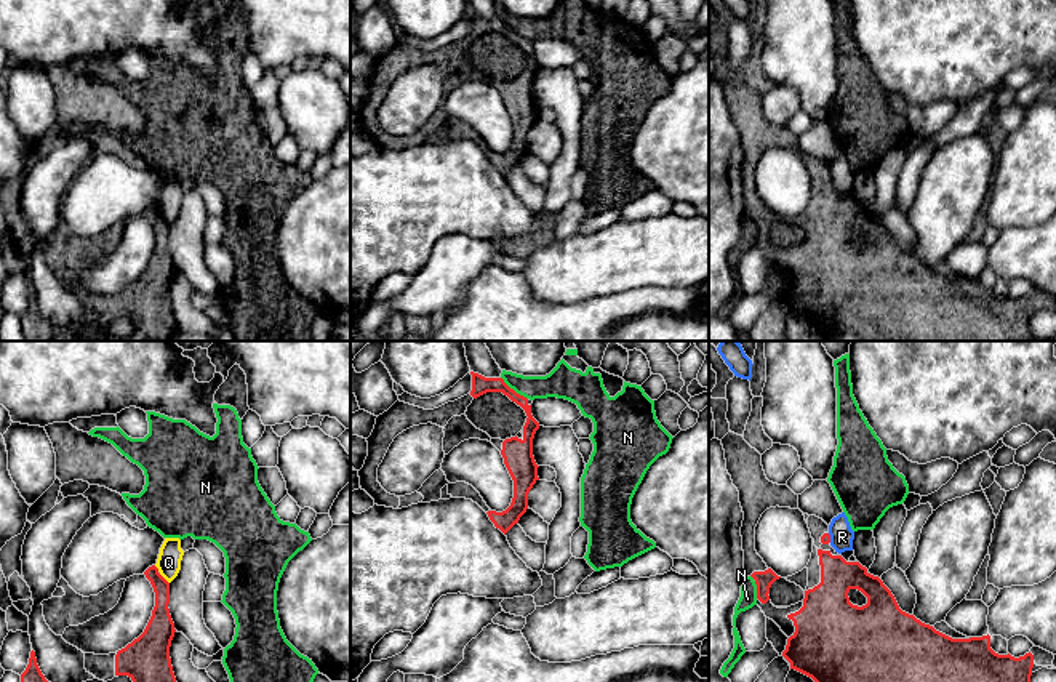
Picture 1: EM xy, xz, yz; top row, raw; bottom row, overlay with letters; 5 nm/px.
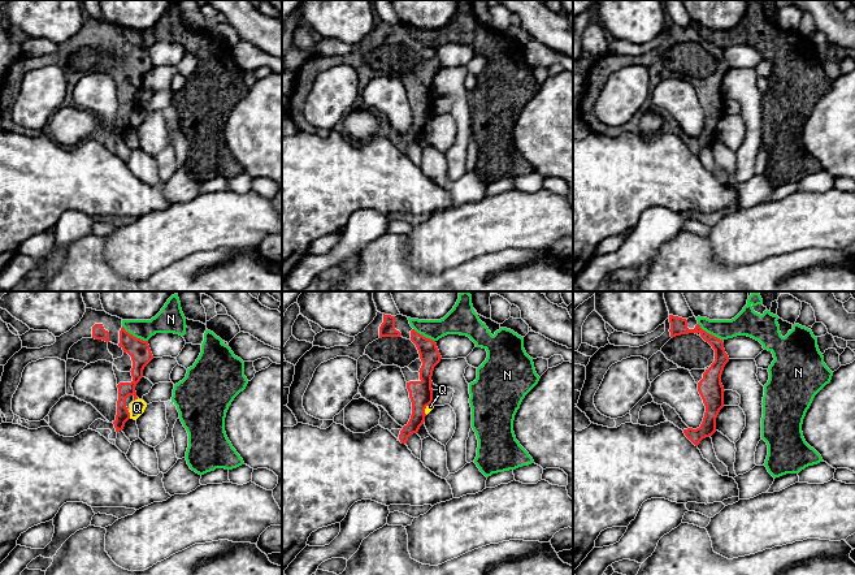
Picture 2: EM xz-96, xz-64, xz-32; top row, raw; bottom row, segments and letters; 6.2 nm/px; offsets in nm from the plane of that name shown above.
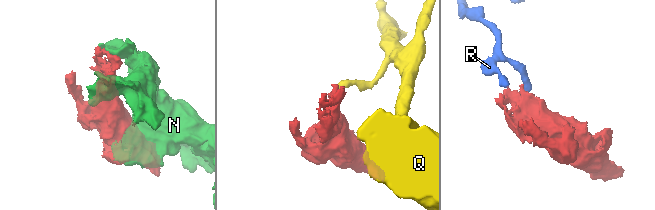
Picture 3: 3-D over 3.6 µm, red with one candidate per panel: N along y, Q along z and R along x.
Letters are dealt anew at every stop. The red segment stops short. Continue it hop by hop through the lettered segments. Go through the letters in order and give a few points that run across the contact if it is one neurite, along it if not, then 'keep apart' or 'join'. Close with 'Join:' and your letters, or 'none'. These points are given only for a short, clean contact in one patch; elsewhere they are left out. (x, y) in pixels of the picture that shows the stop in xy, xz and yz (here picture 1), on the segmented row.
N: keep apart
Q: xy (159, 573), (168, 583) | keep apart
R: keep apart
Join: none

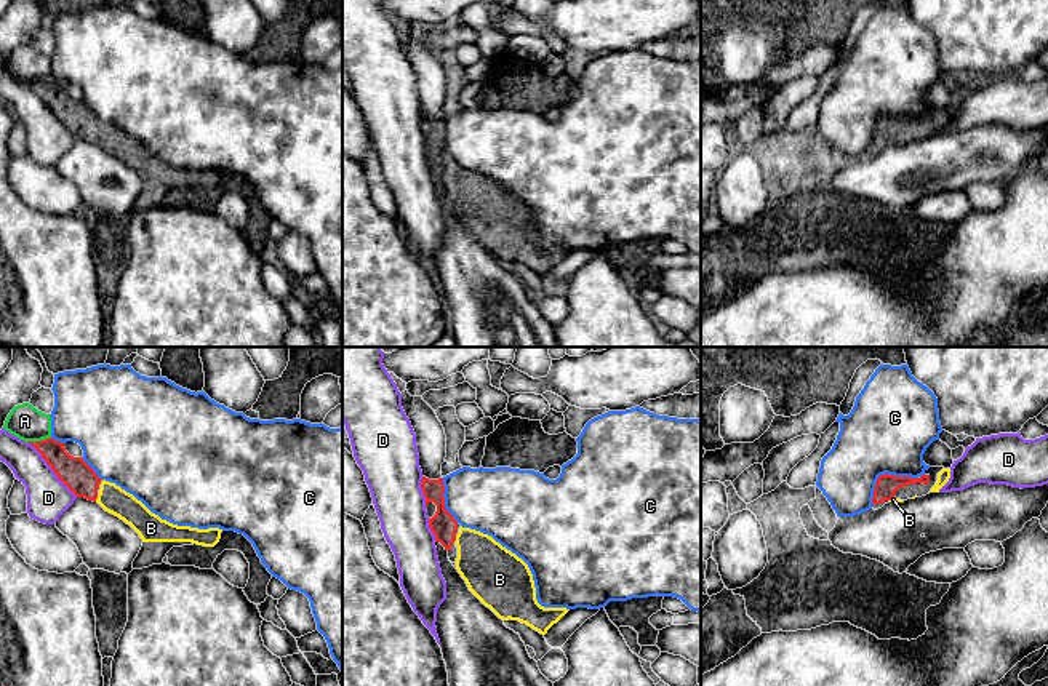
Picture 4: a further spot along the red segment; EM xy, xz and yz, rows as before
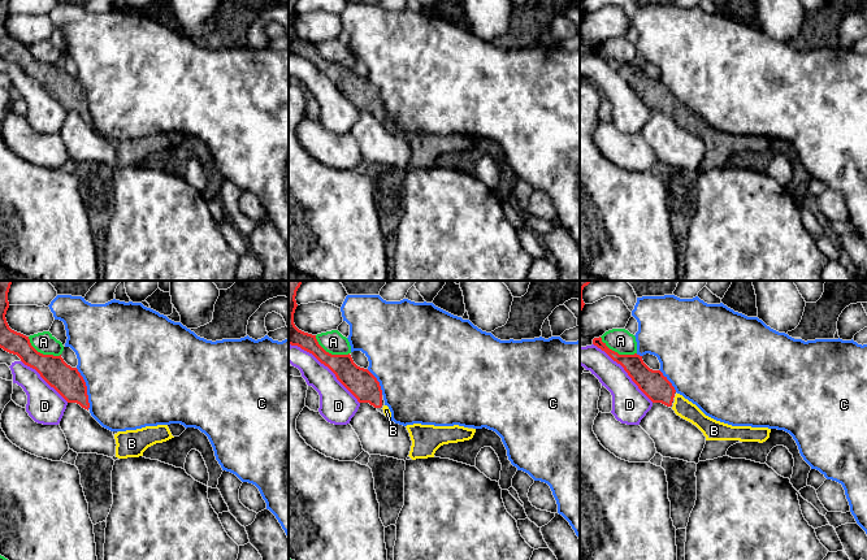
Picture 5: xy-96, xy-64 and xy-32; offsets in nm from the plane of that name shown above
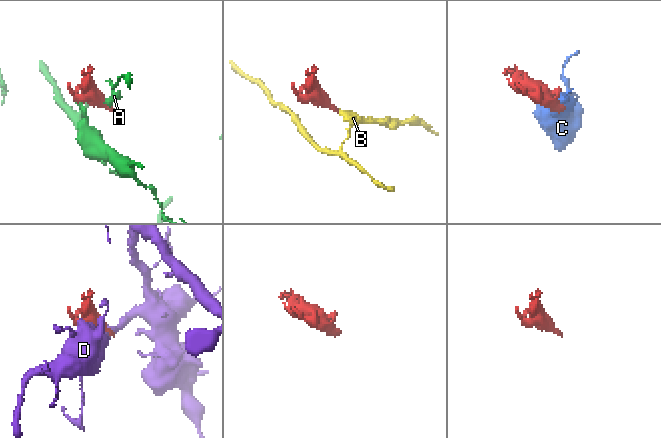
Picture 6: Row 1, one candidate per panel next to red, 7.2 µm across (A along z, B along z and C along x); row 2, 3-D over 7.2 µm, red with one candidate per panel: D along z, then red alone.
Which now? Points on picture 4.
A: keep apart
B: join
C: keep apart
D: keep apart
Join: B

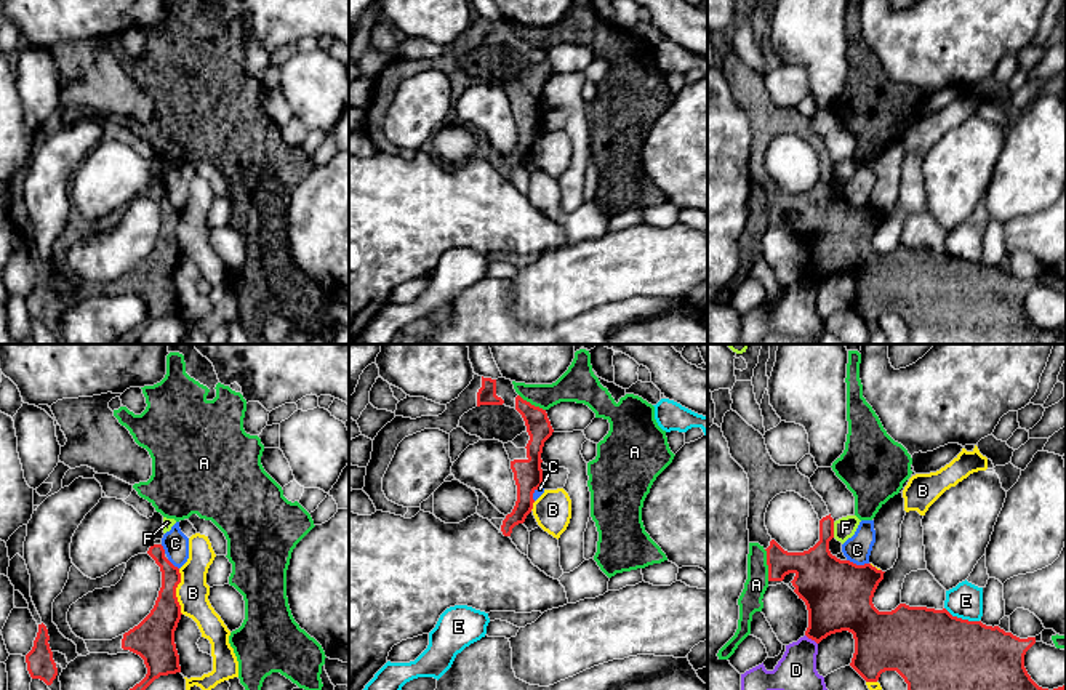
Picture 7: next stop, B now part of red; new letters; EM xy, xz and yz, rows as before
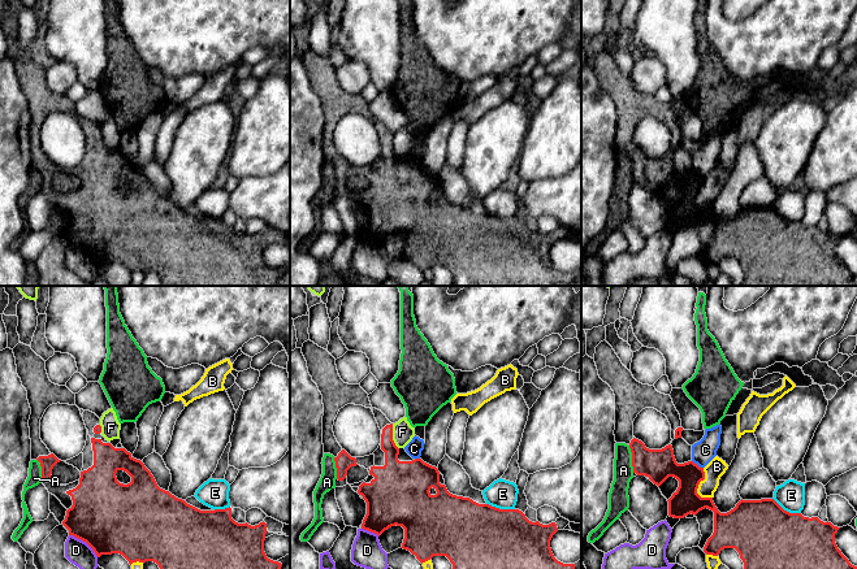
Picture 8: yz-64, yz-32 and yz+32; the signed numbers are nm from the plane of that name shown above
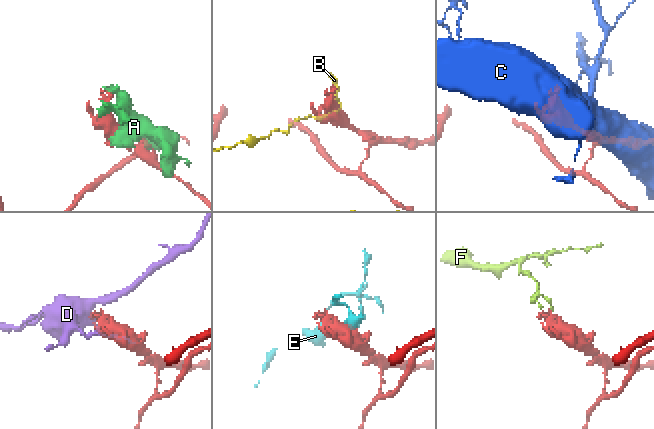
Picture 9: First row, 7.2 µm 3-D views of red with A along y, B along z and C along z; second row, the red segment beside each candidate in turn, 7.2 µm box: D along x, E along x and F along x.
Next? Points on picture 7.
A: keep apart
B: keep apart
C: yz (847, 559), (857, 564), (868, 564) | keep apart
D: yz (805, 634), (817, 644) | keep apart
E: keep apart
F: keep apart
Join: none

